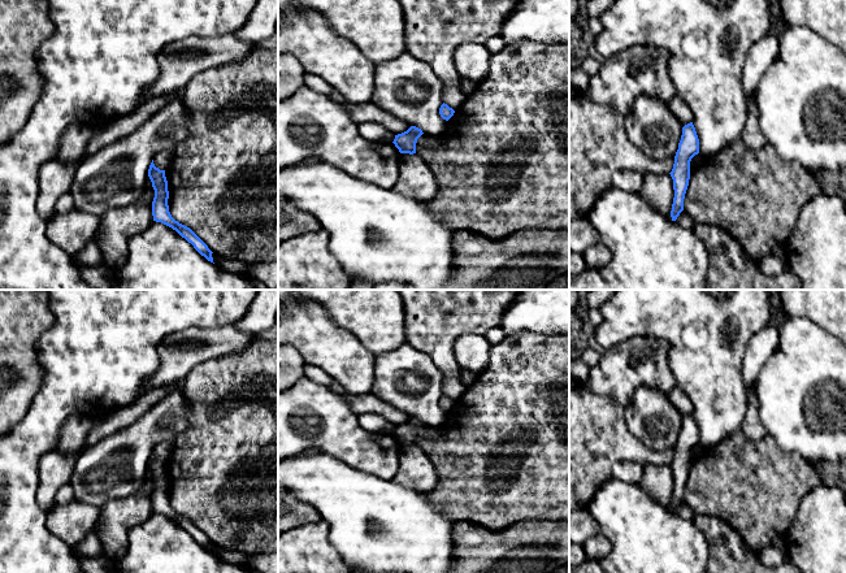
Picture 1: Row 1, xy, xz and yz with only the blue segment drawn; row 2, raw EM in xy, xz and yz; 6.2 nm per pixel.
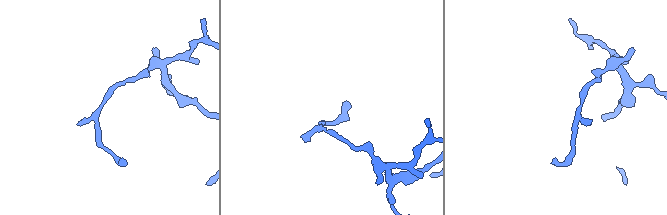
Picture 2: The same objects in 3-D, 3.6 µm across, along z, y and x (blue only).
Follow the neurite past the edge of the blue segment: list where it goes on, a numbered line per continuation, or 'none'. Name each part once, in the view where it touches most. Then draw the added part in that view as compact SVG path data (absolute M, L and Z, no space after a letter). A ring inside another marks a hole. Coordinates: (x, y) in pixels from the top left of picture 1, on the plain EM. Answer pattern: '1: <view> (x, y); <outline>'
none

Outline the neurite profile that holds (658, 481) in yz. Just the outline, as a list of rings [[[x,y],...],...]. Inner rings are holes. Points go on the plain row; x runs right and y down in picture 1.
[[[646,464],[643,466],[641,486],[655,502],[672,511],[674,481],[671,465]]]

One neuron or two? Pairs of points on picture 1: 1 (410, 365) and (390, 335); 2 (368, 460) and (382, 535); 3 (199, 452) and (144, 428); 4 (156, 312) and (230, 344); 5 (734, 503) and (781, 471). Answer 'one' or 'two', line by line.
1: two
2: two
3: two
4: two
5: one

